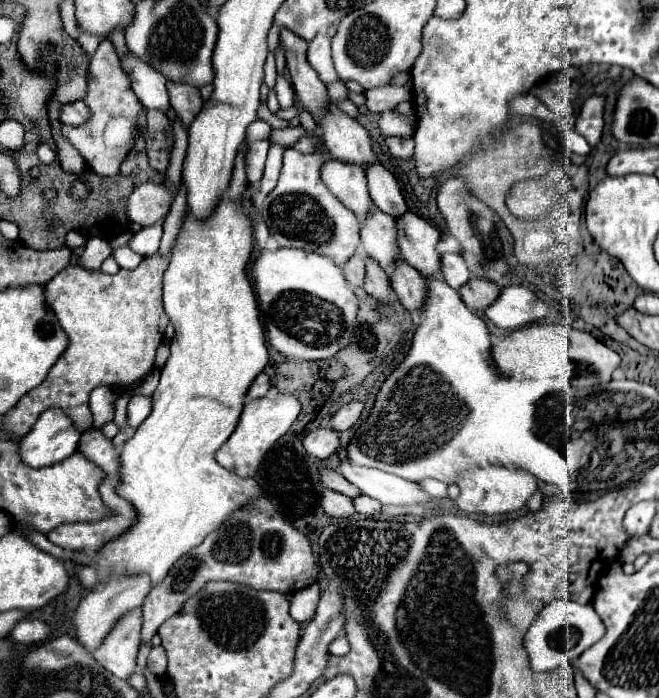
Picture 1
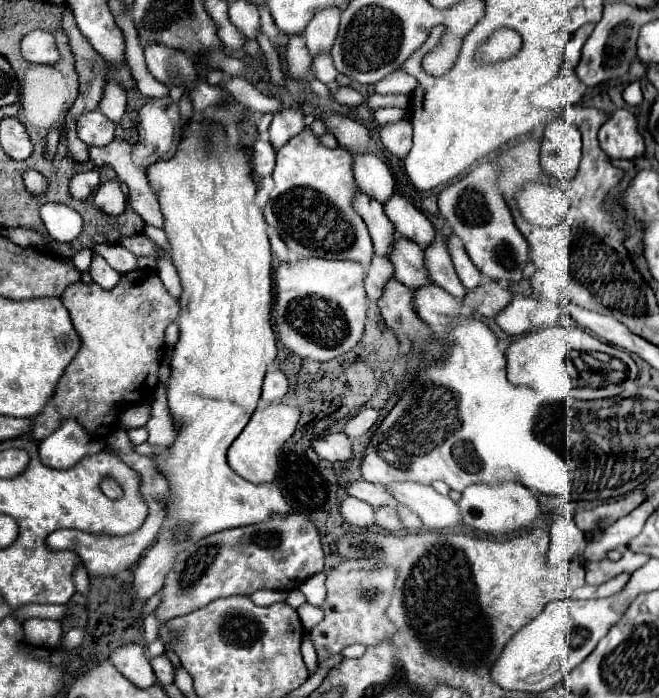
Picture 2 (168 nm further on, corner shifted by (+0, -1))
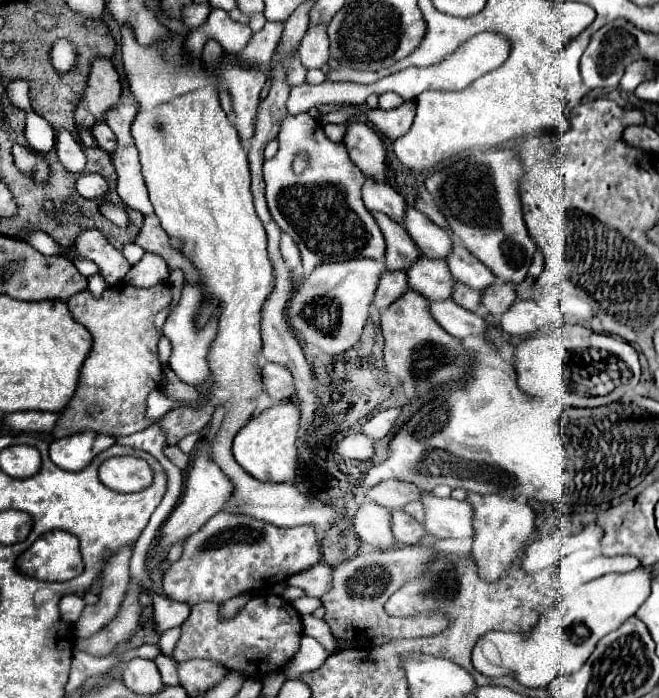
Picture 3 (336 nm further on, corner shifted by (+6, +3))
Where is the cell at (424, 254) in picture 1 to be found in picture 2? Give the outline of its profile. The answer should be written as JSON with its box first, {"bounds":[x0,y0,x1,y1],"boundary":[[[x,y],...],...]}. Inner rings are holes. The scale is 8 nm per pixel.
{"bounds":[423,234,467,298],"boundary":[[[437,234],[429,246],[423,246],[423,254],[425,254],[425,268],[429,274],[429,280],[433,280],[433,284],[445,288],[455,298],[463,298],[467,290],[457,280],[451,256],[447,252],[447,244],[441,234]]]}

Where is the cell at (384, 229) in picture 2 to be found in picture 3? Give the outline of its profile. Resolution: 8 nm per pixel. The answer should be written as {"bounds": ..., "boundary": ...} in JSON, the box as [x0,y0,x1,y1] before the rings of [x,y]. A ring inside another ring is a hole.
{"bounds":[373,212,421,272],"boundary":[[[379,212],[373,216],[387,240],[387,254],[385,254],[387,268],[391,272],[395,272],[395,270],[407,272],[421,258],[419,248],[415,246],[415,242],[411,240],[411,236],[405,232],[405,228],[401,224],[391,222],[389,216],[383,216]]]}

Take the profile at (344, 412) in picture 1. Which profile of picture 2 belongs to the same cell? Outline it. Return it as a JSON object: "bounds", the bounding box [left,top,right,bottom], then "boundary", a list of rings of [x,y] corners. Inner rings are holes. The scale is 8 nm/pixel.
{"bounds":[343,410,377,440],"boundary":[[[361,410],[355,416],[347,418],[347,422],[343,424],[343,432],[353,440],[361,434],[365,434],[369,428],[373,428],[377,424],[377,412],[375,410]]]}

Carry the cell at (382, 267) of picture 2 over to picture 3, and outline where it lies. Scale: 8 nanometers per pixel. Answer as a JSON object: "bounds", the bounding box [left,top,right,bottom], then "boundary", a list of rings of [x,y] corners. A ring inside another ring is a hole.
{"bounds":[373,272,409,310],"boundary":[[[385,272],[379,280],[379,288],[375,292],[373,306],[377,310],[389,308],[395,300],[399,300],[409,290],[407,274],[405,272]]]}

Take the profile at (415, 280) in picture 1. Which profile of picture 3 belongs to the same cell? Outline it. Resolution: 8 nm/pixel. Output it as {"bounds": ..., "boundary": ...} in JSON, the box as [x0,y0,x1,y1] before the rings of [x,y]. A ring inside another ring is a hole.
{"bounds":[431,300,487,340],"boundary":[[[453,300],[431,302],[431,314],[435,314],[435,320],[445,328],[445,332],[459,340],[467,336],[485,336],[487,332],[487,324],[479,314],[461,308]]]}

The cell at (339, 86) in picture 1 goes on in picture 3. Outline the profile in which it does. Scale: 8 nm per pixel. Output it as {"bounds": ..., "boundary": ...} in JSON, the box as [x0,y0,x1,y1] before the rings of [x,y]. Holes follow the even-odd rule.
{"bounds":[299,22,329,70],"boundary":[[[323,22],[309,26],[305,32],[301,44],[299,44],[299,56],[307,70],[321,68],[327,64],[329,58],[329,38],[327,38],[327,26]]]}

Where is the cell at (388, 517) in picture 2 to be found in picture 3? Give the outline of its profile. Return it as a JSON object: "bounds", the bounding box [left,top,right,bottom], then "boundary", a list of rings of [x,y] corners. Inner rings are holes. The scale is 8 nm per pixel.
{"bounds":[393,510,427,546],"boundary":[[[403,510],[393,512],[393,532],[395,532],[397,542],[407,544],[407,546],[419,544],[427,536],[425,528],[417,520],[411,520],[411,516],[405,514]]]}

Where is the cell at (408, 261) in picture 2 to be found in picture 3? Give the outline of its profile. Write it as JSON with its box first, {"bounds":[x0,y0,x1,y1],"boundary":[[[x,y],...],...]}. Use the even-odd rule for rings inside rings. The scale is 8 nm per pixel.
{"bounds":[407,256,455,300],"boundary":[[[421,256],[411,270],[407,270],[411,290],[423,294],[427,300],[451,300],[455,280],[445,260],[427,260]]]}

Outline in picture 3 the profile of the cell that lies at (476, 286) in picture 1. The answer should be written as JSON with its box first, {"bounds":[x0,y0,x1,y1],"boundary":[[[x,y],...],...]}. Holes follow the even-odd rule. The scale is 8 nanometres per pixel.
{"bounds":[483,282,517,316],"boundary":[[[495,282],[491,288],[487,288],[483,292],[483,310],[493,314],[493,316],[501,316],[503,312],[507,312],[513,302],[515,302],[517,294],[515,294],[515,286],[513,284],[505,284],[505,282]]]}

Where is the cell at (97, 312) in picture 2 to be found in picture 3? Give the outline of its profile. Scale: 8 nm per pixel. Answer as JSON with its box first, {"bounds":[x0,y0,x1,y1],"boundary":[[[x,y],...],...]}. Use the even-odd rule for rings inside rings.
{"bounds":[53,284,173,438],"boundary":[[[121,284],[103,292],[99,300],[83,290],[67,302],[73,318],[91,332],[93,348],[81,368],[75,396],[57,420],[53,438],[65,438],[87,430],[119,438],[159,422],[145,418],[147,396],[151,390],[159,388],[163,376],[163,366],[159,368],[157,354],[157,342],[161,336],[155,330],[153,320],[159,310],[171,304],[171,300],[173,294],[169,284],[157,284],[153,288]]]}

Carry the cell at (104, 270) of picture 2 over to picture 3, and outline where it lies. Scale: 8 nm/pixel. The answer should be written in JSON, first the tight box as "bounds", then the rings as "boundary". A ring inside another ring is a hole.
{"bounds":[71,230,131,286],"boundary":[[[85,230],[77,236],[75,244],[71,246],[73,256],[85,258],[95,262],[101,268],[101,274],[105,276],[107,284],[115,286],[123,280],[123,276],[129,272],[131,264],[125,260],[125,256],[113,248],[103,232],[99,230]]]}

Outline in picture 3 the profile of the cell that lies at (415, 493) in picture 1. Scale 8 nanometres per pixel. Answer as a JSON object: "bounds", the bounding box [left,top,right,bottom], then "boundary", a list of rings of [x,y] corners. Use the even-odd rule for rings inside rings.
{"bounds":[423,494,473,538],"boundary":[[[423,494],[425,530],[435,538],[473,538],[473,506],[455,498]]]}

